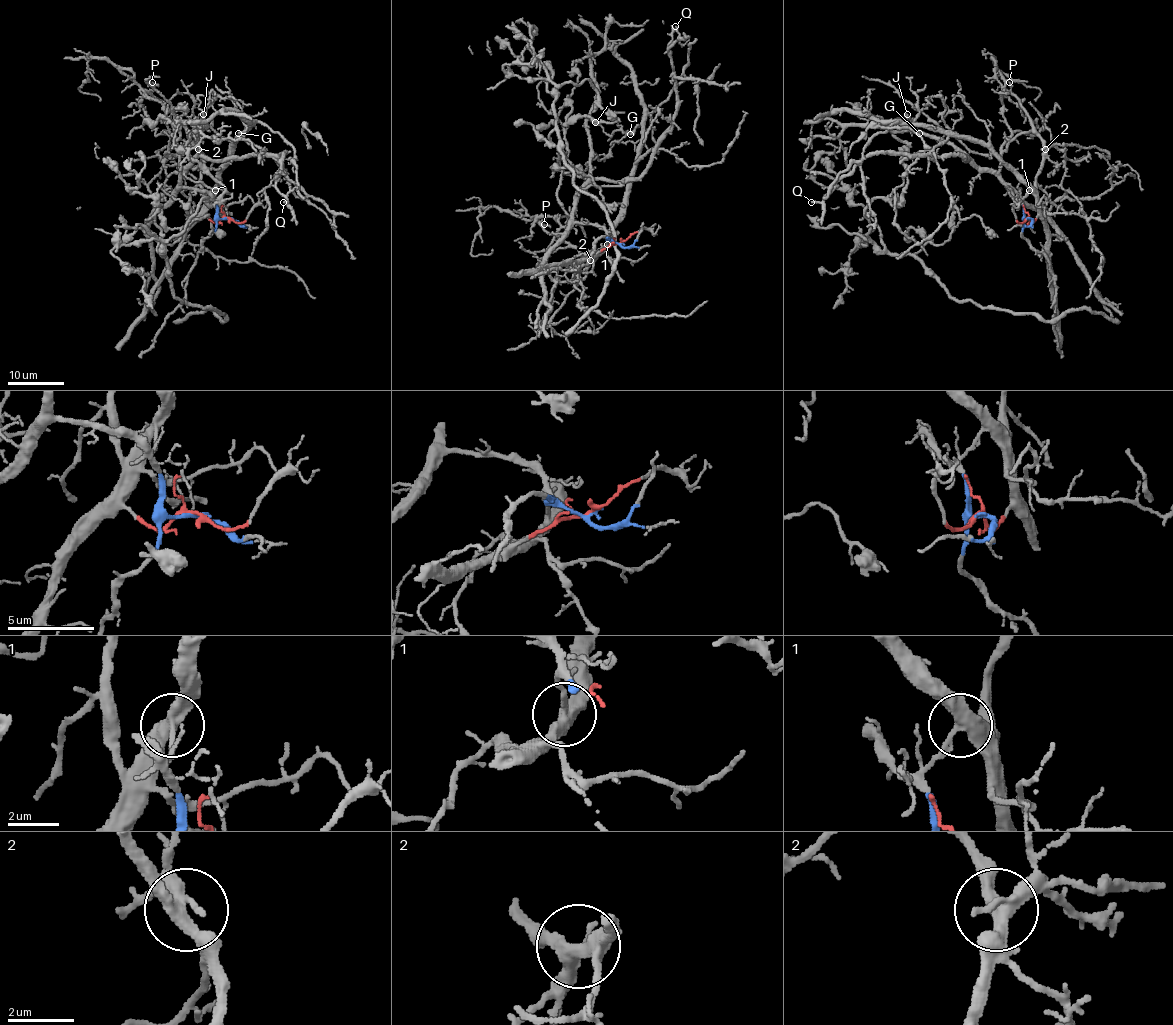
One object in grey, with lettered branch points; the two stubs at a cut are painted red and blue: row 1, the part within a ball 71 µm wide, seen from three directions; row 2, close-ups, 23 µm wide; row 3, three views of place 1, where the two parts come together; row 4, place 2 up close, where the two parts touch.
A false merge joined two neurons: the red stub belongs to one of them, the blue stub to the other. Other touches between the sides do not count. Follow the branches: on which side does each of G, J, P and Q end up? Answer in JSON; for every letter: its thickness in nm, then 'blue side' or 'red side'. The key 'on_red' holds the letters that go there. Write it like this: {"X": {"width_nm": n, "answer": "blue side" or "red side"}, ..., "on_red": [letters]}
{"G": {"width_nm": 240, "answer": "red side"}, "J": {"width_nm": 110, "answer": "blue side"}, "P": {"width_nm": 80, "answer": "red side"}, "Q": {"width_nm": 140, "answer": "blue side"}, "on_red": ["G", "P"]}

